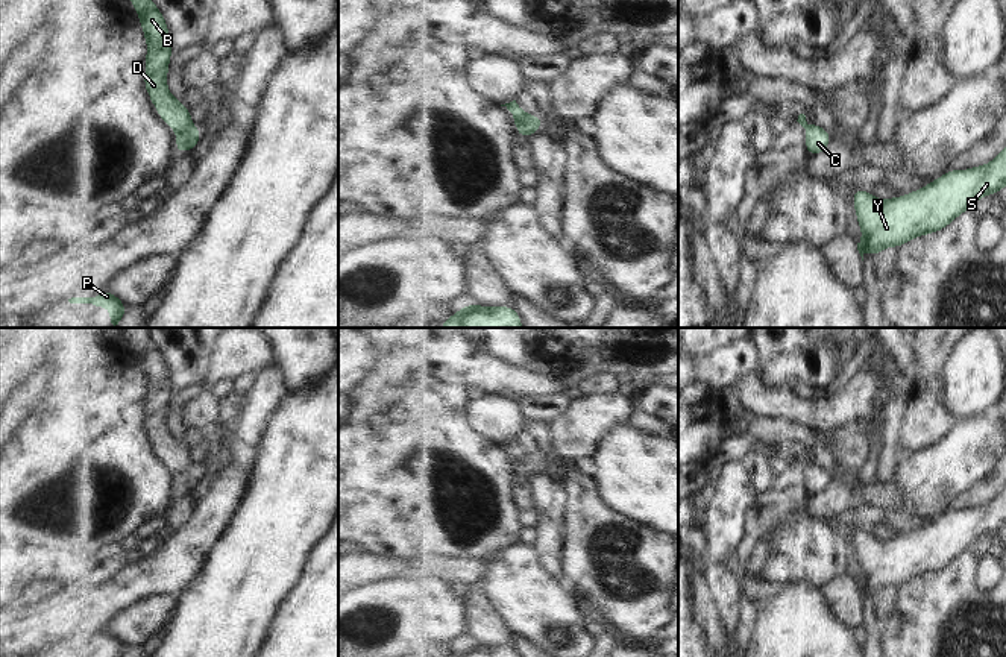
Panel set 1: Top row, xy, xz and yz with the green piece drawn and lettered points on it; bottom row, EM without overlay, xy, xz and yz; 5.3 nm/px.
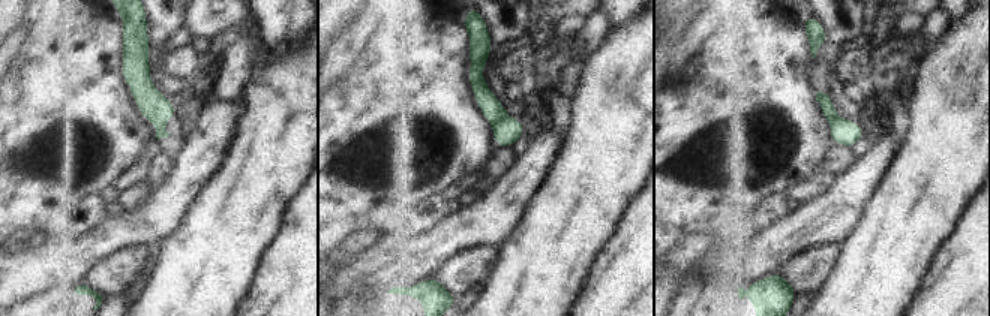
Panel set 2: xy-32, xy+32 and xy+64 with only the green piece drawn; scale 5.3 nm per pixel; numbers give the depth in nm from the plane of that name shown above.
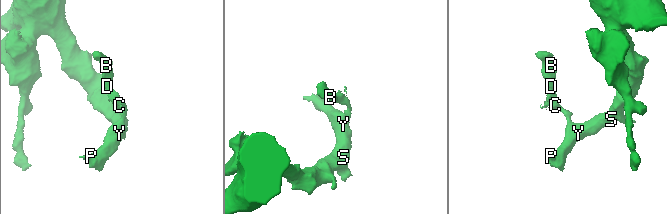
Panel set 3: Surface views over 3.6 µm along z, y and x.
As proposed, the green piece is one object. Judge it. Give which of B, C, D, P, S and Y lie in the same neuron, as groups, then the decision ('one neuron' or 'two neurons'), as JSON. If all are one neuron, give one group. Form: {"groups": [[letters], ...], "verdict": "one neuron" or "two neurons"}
{"groups": [["B", "D"], ["C", "P", "S", "Y"]], "verdict": "two neurons"}

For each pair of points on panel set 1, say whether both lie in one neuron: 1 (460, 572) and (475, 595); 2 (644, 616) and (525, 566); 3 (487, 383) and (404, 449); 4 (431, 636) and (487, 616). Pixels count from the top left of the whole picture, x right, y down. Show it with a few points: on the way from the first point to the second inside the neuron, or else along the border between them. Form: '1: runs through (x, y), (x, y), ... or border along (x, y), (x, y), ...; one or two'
1: border along (480, 584), (465, 589); two
2: border along (550, 572), (562, 578), (586, 606); two
3: runs through (466, 384), (422, 428); one
4: border along (465, 590), (471, 604), (469, 641); two

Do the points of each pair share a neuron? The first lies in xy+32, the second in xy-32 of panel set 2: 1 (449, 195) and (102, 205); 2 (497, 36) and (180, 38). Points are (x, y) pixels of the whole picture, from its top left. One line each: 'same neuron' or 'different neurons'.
1: same neuron
2: different neurons

